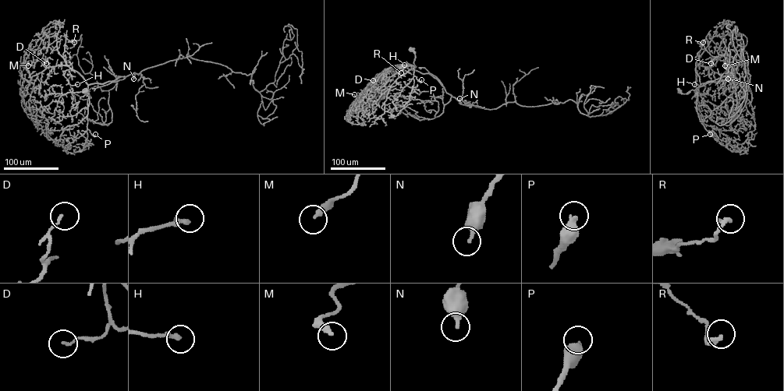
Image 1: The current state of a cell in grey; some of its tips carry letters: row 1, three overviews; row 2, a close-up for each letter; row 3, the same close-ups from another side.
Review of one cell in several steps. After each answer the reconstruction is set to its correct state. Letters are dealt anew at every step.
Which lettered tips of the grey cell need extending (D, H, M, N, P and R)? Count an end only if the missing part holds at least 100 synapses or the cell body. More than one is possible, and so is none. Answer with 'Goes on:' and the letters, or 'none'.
Goes on: none

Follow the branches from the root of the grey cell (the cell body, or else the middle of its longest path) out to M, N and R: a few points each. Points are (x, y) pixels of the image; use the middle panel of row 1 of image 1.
M: (412, 49), (415, 55), (414, 70), (403, 65), (390, 66), (370, 81), (367, 89), (359, 98), (354, 94)
N: (412, 49), (415, 55), (414, 69), (431, 75), (447, 93), (458, 100), (459, 98)
R: (412, 49), (415, 55), (414, 70), (399, 65), (389, 68), (393, 76), (401, 72)

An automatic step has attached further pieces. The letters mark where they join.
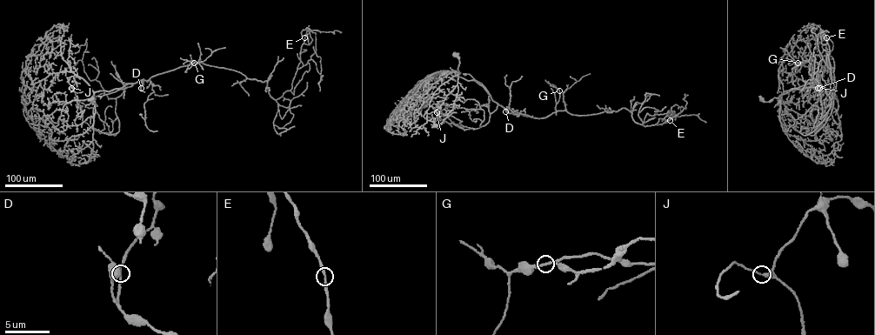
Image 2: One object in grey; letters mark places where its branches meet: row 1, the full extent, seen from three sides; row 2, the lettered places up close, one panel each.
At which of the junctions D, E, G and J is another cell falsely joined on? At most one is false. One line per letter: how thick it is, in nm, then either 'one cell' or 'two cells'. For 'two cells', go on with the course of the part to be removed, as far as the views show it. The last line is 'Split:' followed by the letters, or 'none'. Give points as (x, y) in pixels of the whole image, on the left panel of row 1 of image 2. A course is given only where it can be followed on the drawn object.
D: 170 nm | one cell
E: 200 nm | one cell
G: 200 nm | one cell
J: 280 nm | one cell
Split: none

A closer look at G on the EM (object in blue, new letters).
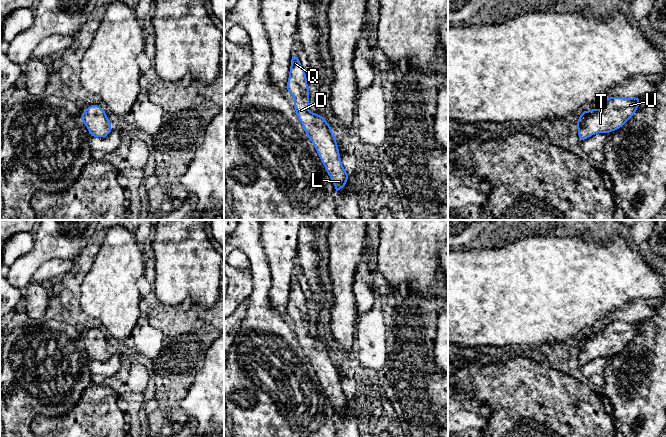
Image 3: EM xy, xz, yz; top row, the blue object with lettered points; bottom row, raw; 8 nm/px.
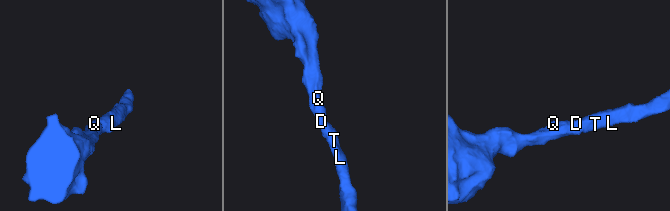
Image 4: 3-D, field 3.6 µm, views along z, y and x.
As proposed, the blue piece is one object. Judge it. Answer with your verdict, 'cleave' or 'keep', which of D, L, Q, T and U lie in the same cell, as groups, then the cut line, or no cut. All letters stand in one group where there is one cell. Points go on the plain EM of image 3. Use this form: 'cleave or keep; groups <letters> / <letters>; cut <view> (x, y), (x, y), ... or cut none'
keep; groups D L Q T U; cut none

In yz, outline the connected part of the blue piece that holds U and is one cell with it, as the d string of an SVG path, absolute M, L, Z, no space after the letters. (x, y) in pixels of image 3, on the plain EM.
M608 321L597 333L582 335L575 347L581 365L598 357L610 357L621 352L634 339L641 322Z

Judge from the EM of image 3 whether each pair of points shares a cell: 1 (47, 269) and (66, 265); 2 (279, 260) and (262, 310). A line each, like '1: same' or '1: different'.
1: same
2: different

